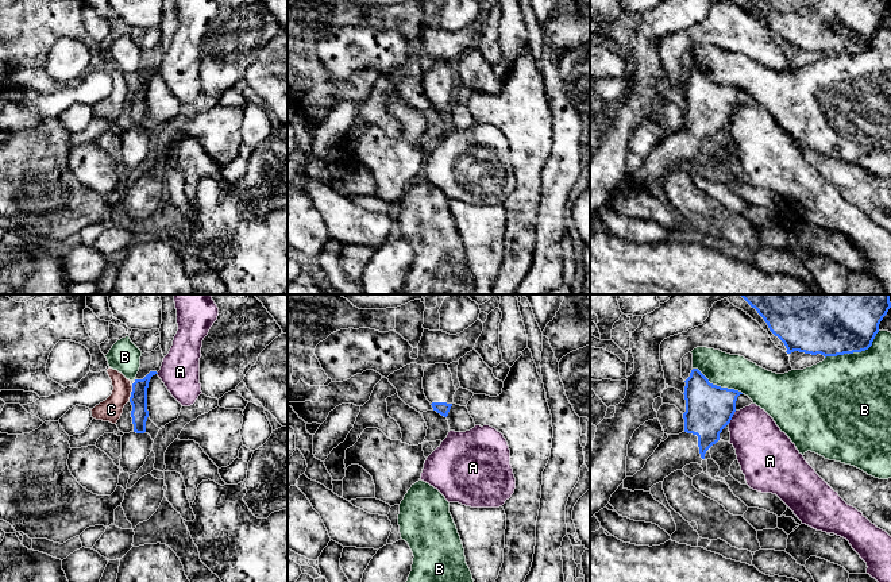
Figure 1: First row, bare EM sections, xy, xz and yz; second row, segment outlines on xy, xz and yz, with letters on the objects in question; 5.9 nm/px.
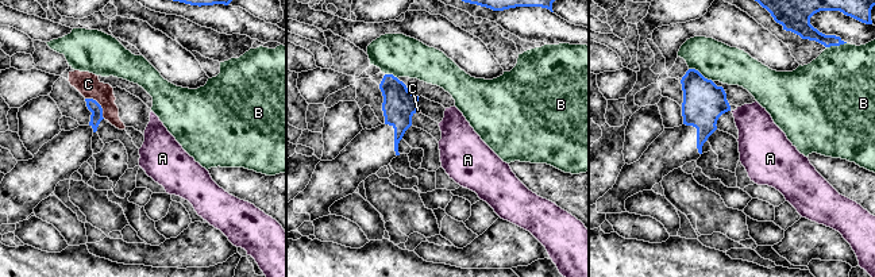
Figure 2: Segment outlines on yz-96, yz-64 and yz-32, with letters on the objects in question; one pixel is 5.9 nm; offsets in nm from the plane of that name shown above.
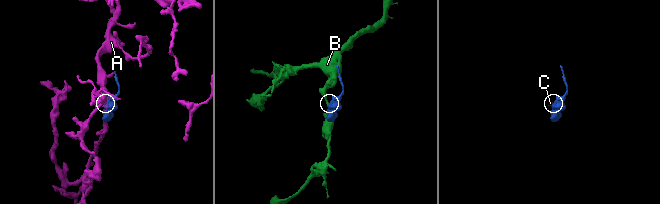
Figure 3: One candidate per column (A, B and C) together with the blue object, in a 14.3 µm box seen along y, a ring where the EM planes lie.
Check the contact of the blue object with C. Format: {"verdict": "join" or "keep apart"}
{"verdict": "keep apart"}

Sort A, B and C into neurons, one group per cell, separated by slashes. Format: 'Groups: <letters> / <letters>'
Groups: A / B / C

